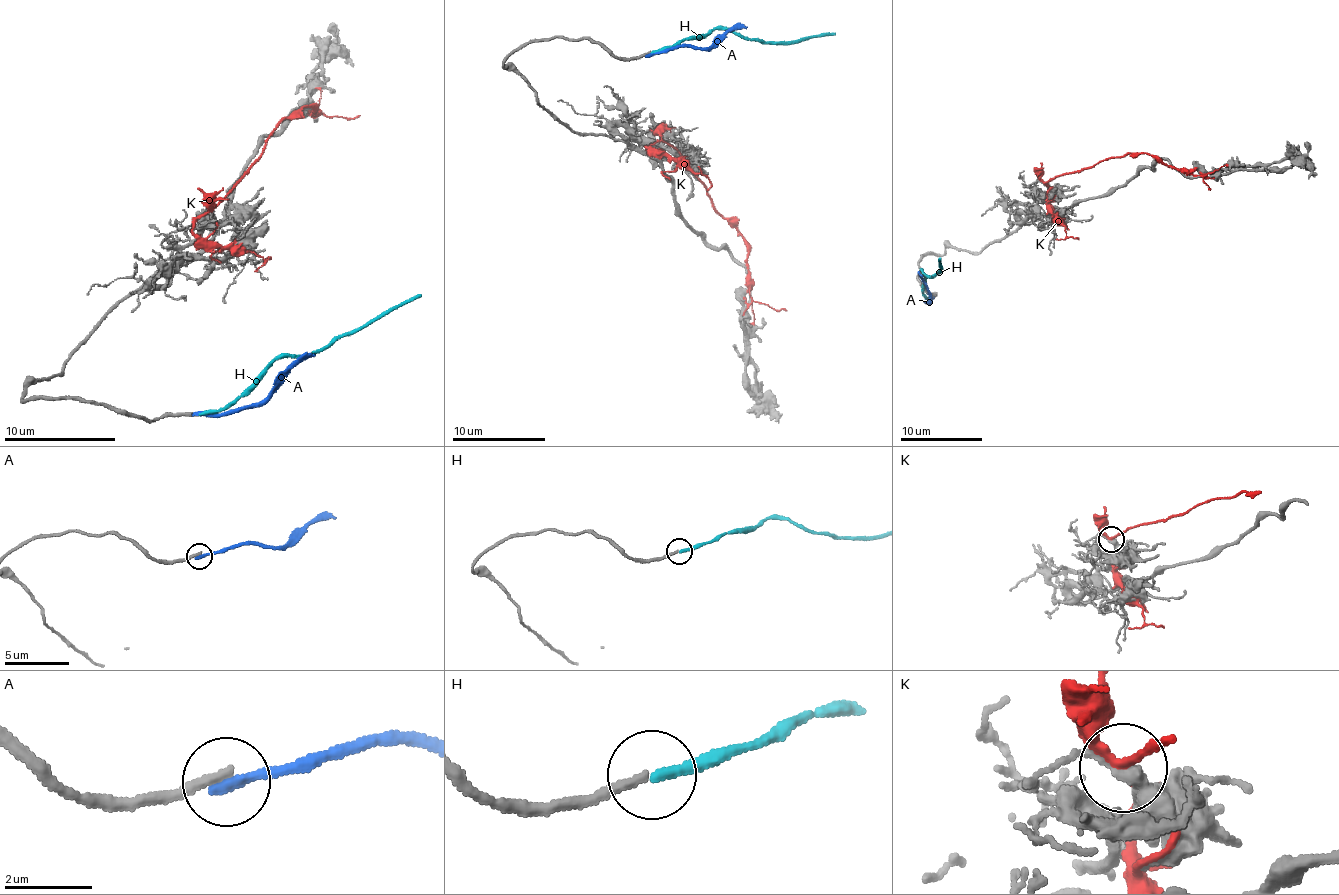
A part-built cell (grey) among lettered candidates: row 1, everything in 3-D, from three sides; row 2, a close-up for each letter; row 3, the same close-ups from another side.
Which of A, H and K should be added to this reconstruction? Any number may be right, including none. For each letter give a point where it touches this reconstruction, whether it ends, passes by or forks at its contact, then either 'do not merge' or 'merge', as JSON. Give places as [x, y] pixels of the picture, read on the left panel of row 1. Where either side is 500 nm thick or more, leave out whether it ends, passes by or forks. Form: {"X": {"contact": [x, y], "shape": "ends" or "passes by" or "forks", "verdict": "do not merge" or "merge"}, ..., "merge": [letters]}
{"A": {"contact": [196, 414], "shape": "ends", "verdict": "do not merge"}, "H": {"contact": [199, 414], "shape": "ends", "verdict": "merge"}, "K": {"contact": [207, 212], "shape": "forks", "verdict": "do not merge"}, "merge": ["H"]}

